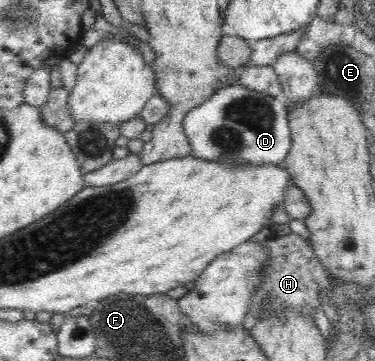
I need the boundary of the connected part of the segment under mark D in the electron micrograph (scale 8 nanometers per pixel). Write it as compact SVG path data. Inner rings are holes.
M238 83L217 89L217 92L201 106L187 111L183 119L183 130L189 139L192 157L222 164L236 162L236 164L250 164L250 166L282 165L292 143L288 109L282 98L252 91Z

